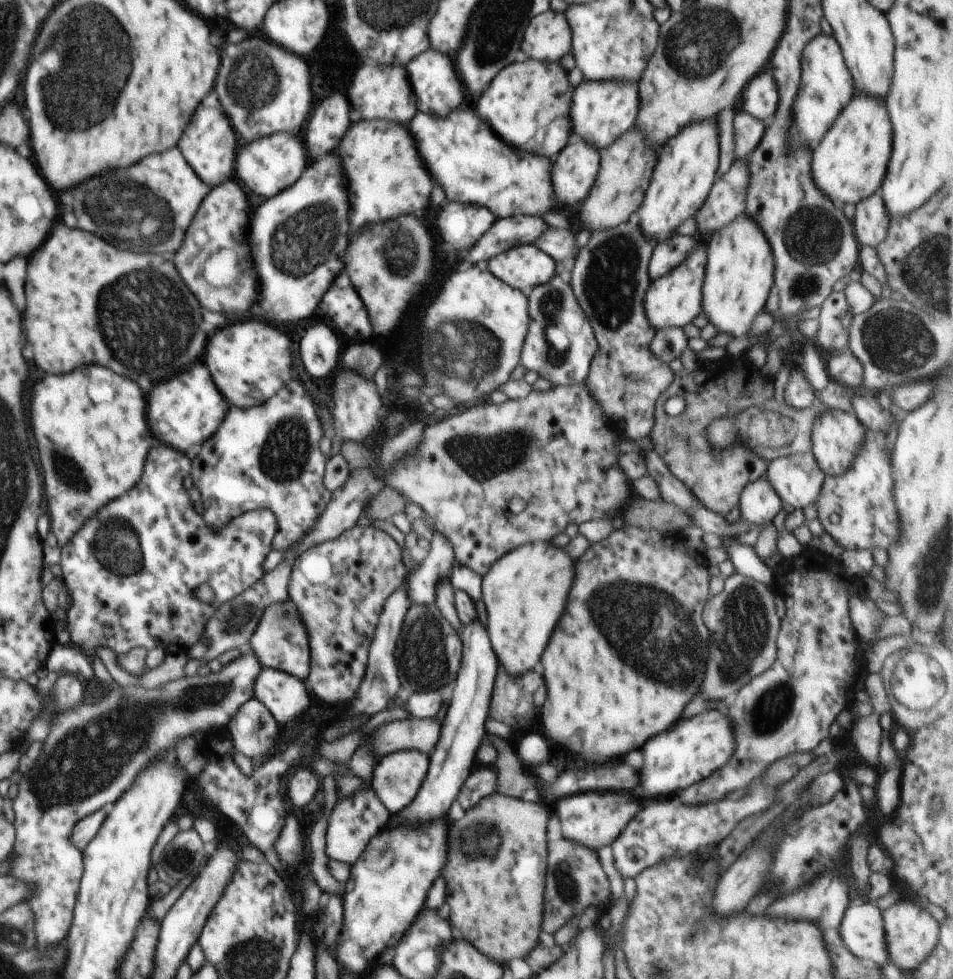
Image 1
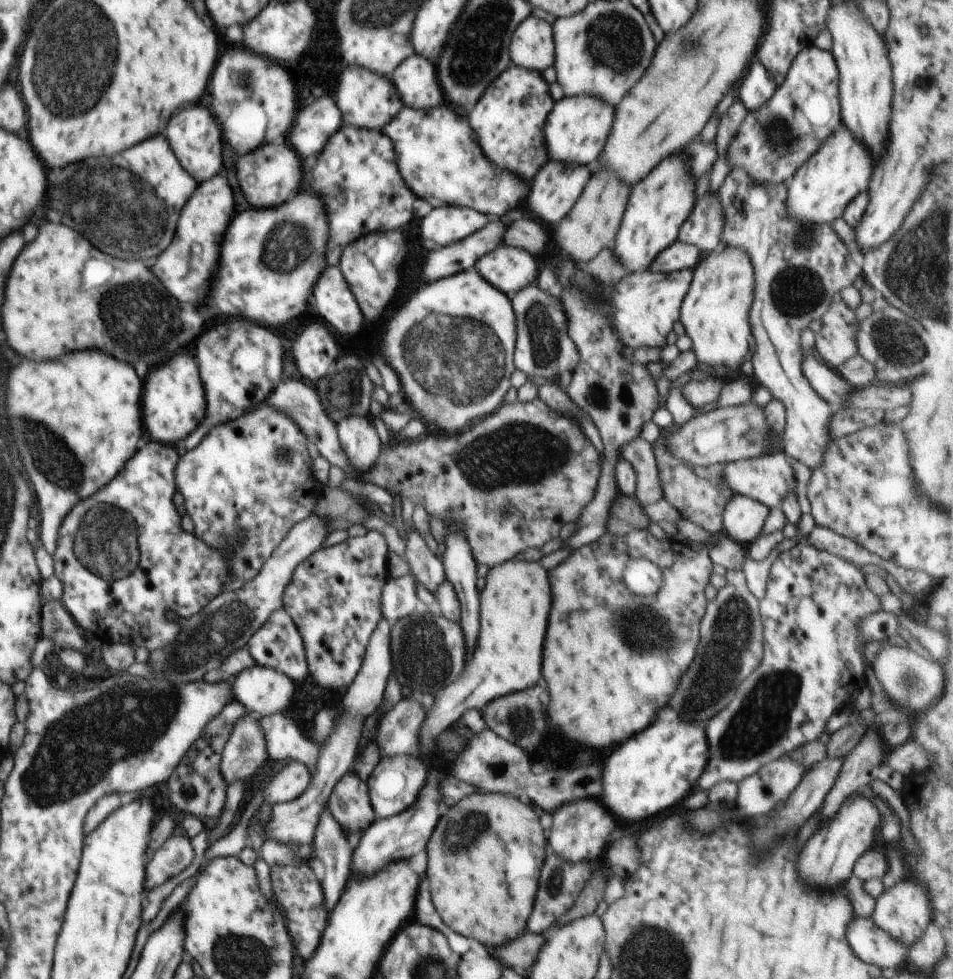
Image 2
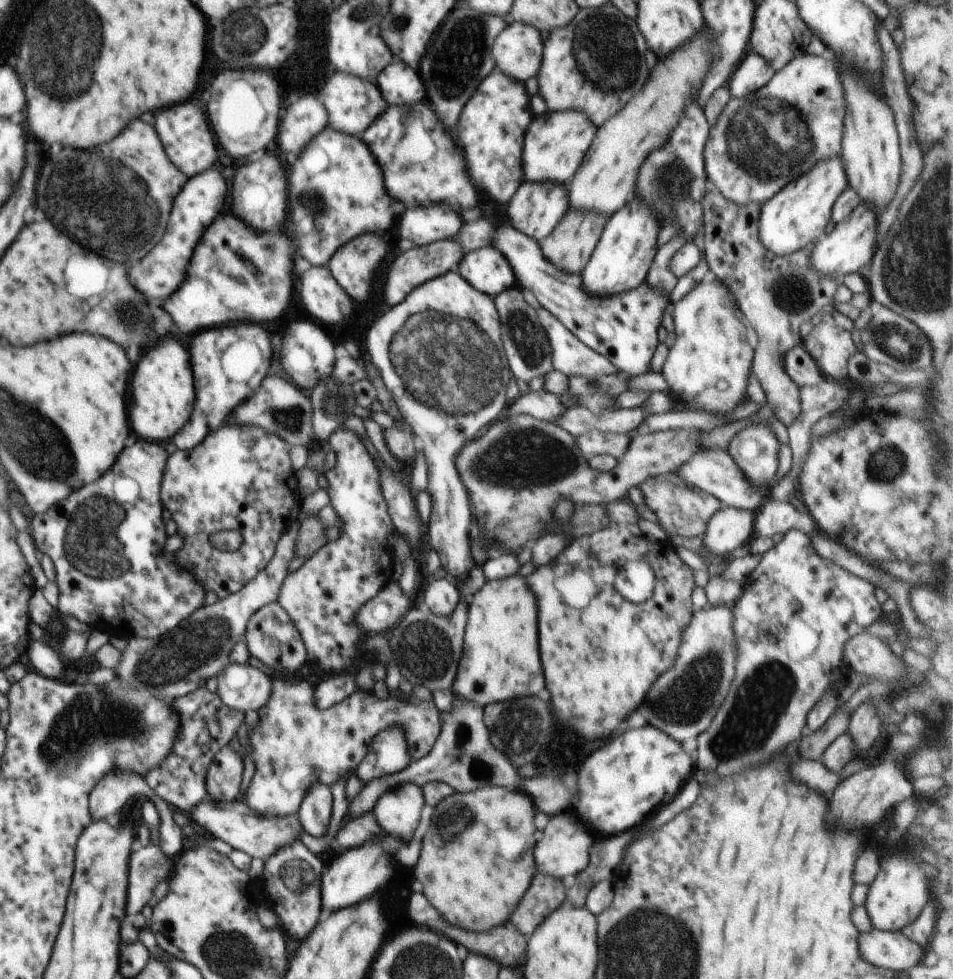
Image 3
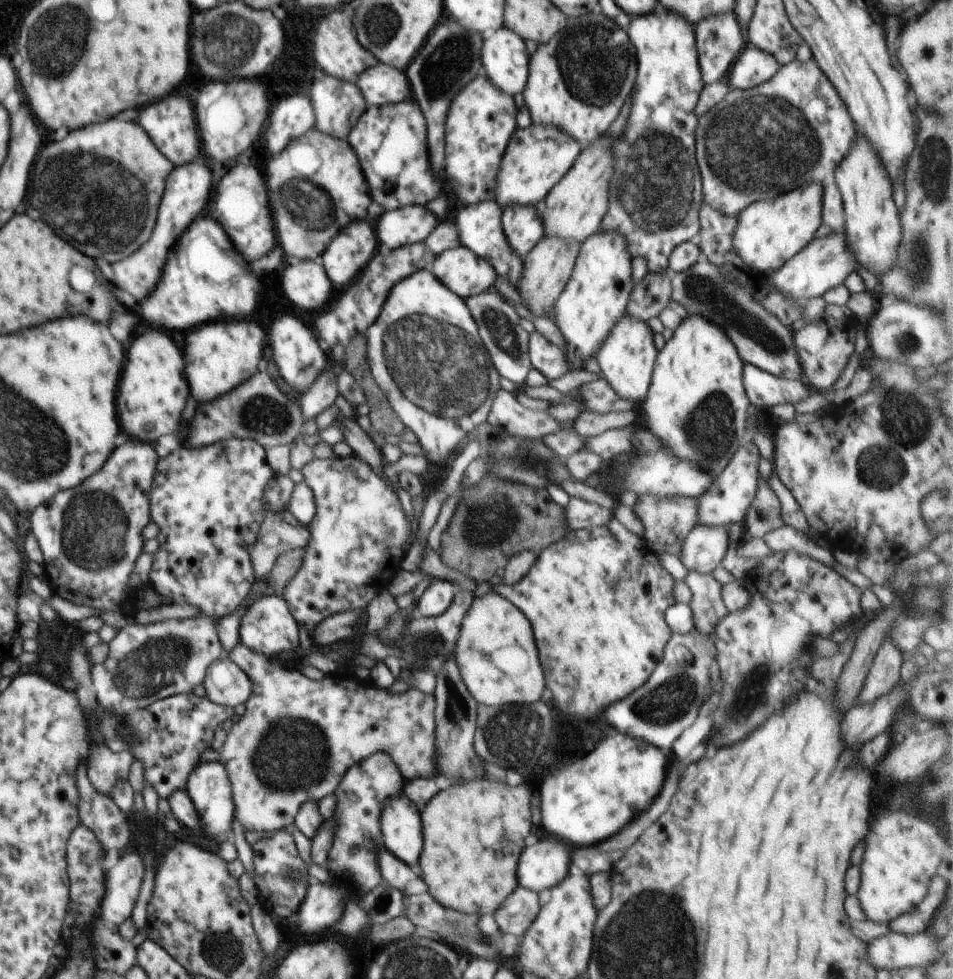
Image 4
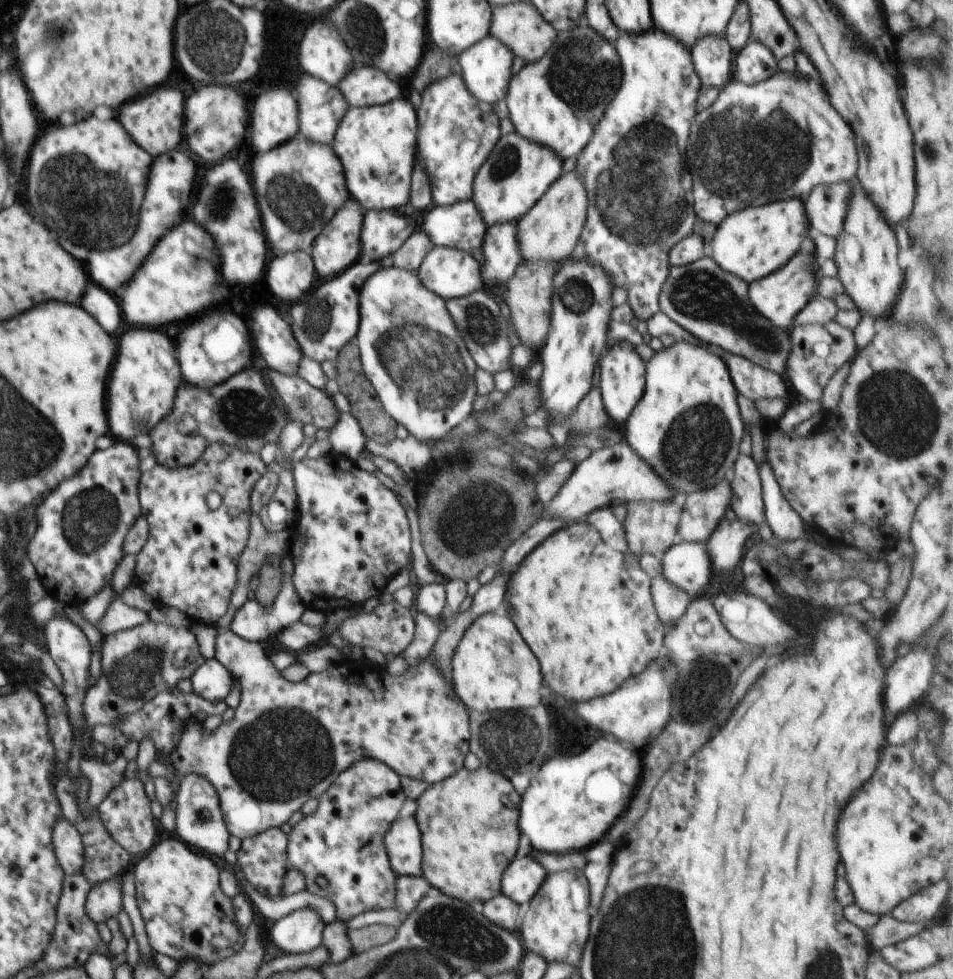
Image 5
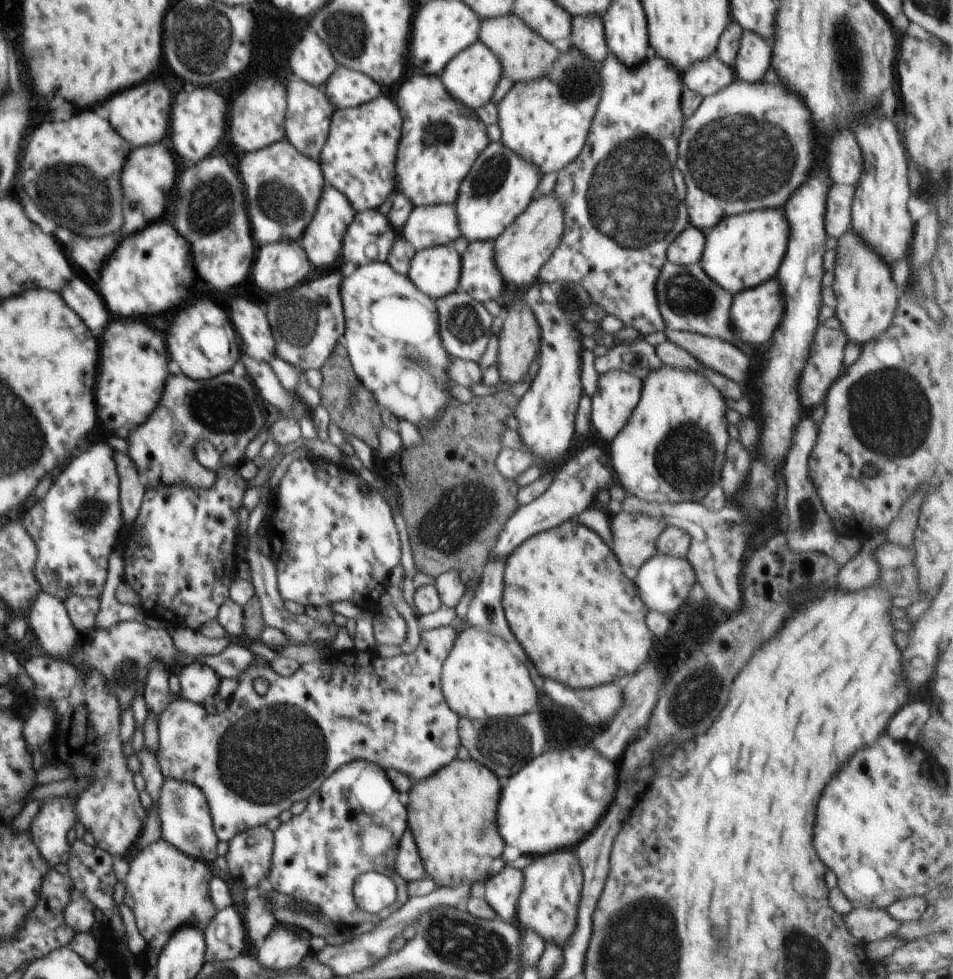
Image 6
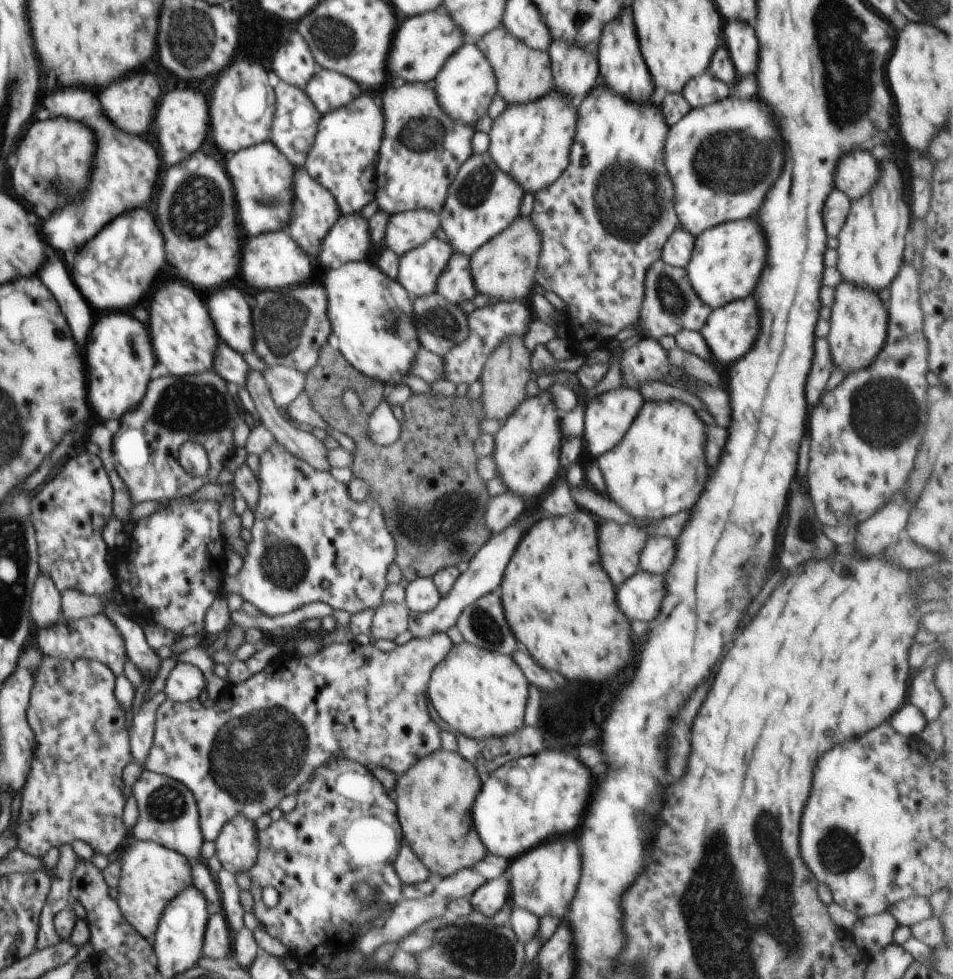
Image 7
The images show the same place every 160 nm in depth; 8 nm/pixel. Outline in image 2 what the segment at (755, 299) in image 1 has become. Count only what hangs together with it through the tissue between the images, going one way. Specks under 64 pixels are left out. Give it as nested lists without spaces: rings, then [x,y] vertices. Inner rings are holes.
[[[718,246],[714,251],[704,252],[699,263],[693,268],[693,281],[682,301],[679,320],[686,329],[686,335],[693,342],[691,350],[696,354],[698,363],[705,362],[712,366],[712,375],[716,375],[715,368],[718,368],[720,364],[724,364],[728,368],[728,373],[721,376],[726,380],[732,376],[737,378],[740,375],[740,360],[746,356],[746,352],[750,348],[750,336],[753,335],[750,330],[750,318],[748,318],[750,314],[748,312],[750,312],[754,300],[754,285],[755,270],[746,249]]]

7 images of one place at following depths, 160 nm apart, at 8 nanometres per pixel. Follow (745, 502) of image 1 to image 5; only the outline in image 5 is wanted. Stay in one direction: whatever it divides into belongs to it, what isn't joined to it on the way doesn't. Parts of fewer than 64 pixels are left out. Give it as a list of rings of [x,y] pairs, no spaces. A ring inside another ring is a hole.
[[[681,541],[662,554],[664,576],[678,588],[696,597],[704,593],[713,575],[707,544]]]

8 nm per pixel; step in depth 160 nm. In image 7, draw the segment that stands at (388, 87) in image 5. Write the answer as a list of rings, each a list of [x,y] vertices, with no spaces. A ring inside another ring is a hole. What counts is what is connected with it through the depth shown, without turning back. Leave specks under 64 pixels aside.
[[[319,68],[304,89],[322,115],[345,107],[360,96],[359,84],[349,76]]]

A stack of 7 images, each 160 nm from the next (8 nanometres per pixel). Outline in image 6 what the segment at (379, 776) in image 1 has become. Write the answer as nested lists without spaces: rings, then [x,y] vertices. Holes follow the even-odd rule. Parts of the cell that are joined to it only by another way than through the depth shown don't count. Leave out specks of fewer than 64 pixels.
[[[405,830],[399,840],[395,869],[406,882],[417,881],[426,877],[421,856],[416,850],[416,844],[414,844],[410,830]]]

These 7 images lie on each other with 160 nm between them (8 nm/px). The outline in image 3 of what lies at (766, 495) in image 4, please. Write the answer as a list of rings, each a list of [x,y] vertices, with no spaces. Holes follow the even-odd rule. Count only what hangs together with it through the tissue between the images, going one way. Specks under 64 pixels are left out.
[[[766,499],[762,506],[755,511],[754,536],[773,537],[775,534],[787,533],[790,529],[798,529],[812,537],[820,529],[810,514],[800,512],[790,503]]]

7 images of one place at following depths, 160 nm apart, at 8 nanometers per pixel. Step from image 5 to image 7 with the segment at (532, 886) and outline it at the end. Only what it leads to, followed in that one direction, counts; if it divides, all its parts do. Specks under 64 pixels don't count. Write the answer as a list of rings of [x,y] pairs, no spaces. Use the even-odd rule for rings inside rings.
[[[504,875],[486,880],[470,896],[473,910],[481,912],[484,916],[494,916],[504,904],[510,901],[510,890],[511,886]]]

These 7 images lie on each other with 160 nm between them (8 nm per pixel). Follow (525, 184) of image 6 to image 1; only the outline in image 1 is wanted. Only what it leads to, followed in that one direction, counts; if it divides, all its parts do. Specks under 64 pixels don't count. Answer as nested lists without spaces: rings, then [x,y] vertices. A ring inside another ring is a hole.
[[[583,80],[574,89],[572,100],[572,124],[574,132],[590,140],[596,148],[608,148],[624,132],[634,126],[638,116],[638,84],[636,82],[616,82],[616,80],[591,81]]]

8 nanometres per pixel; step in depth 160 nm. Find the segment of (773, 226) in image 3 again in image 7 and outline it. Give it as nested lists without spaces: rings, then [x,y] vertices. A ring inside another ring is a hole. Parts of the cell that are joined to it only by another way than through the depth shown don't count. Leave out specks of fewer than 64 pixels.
[[[758,218],[725,222],[702,231],[696,237],[687,275],[698,296],[713,309],[746,298],[754,292],[766,264],[766,238]]]

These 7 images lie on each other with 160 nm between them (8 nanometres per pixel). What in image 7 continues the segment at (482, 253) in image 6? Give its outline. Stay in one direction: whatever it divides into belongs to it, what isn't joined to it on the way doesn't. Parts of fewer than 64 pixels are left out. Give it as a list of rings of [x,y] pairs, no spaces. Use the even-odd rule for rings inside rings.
[[[454,252],[438,279],[436,293],[454,304],[472,301],[479,290],[471,273],[470,261],[471,258],[467,254]]]

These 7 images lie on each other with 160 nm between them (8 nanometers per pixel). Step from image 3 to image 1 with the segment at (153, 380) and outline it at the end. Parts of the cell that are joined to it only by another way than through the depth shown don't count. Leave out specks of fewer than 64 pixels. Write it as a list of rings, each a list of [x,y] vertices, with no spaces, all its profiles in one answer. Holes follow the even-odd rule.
[[[194,366],[172,378],[158,388],[154,388],[148,396],[148,424],[156,438],[172,448],[186,452],[192,446],[202,446],[213,437],[229,411],[226,397],[214,386],[208,370],[204,366]]]

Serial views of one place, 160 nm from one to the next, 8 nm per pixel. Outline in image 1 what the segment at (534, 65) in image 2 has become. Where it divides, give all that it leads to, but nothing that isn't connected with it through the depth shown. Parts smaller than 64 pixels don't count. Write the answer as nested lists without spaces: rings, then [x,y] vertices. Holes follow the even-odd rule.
[[[541,12],[527,24],[521,47],[524,58],[554,62],[571,52],[573,32],[565,12]]]

